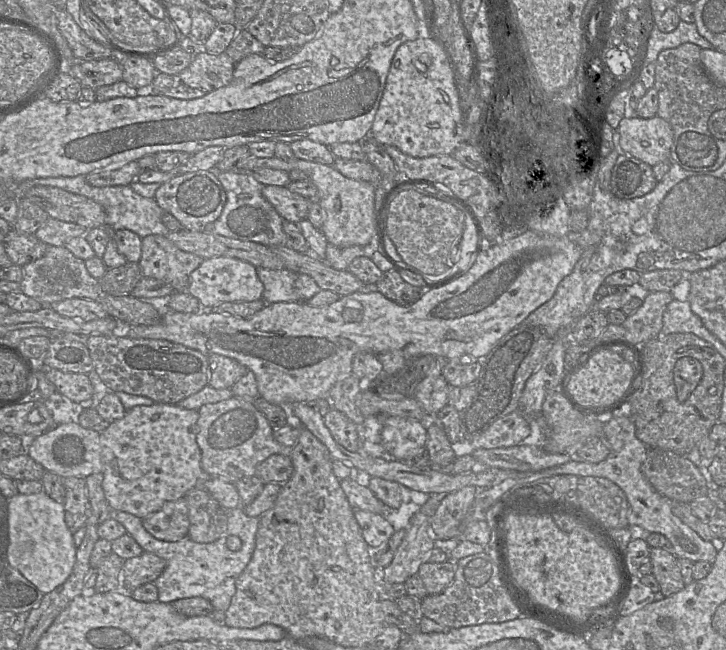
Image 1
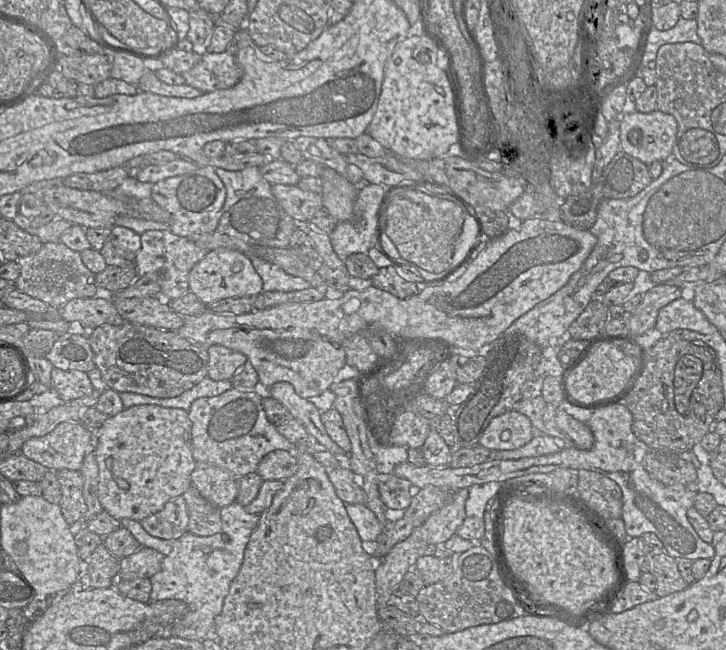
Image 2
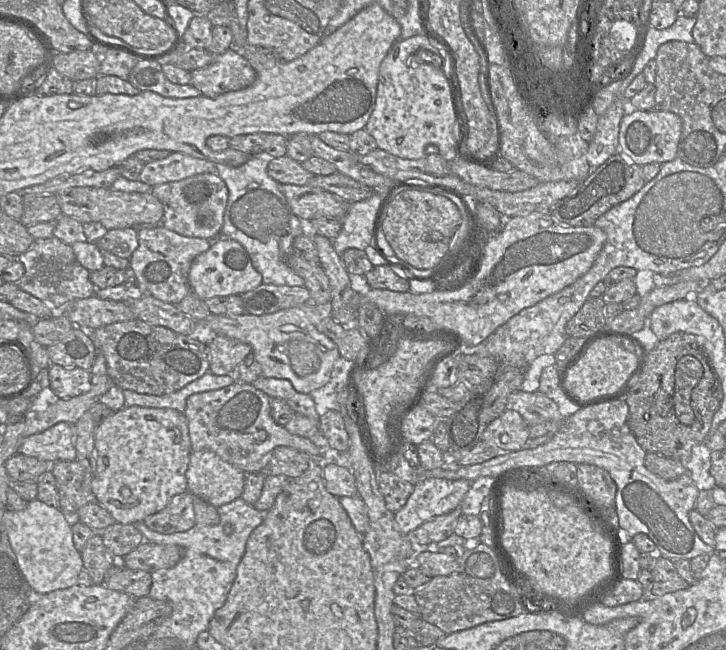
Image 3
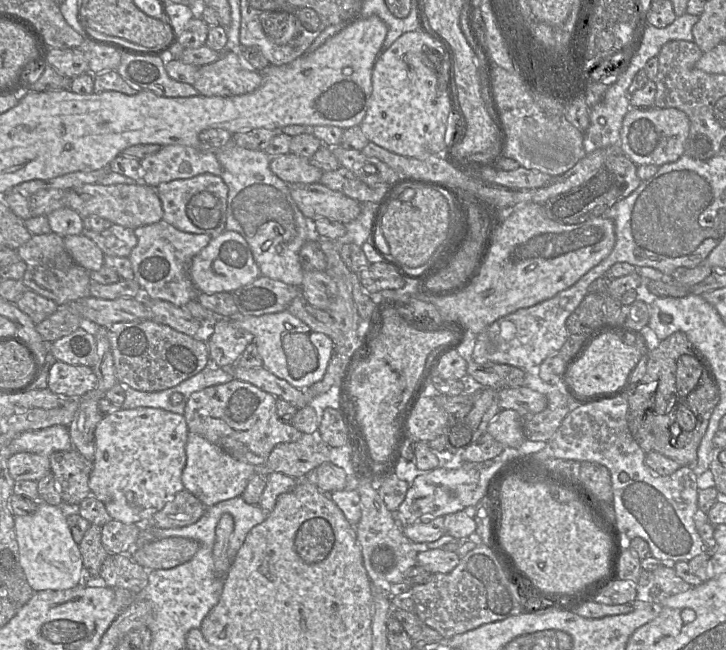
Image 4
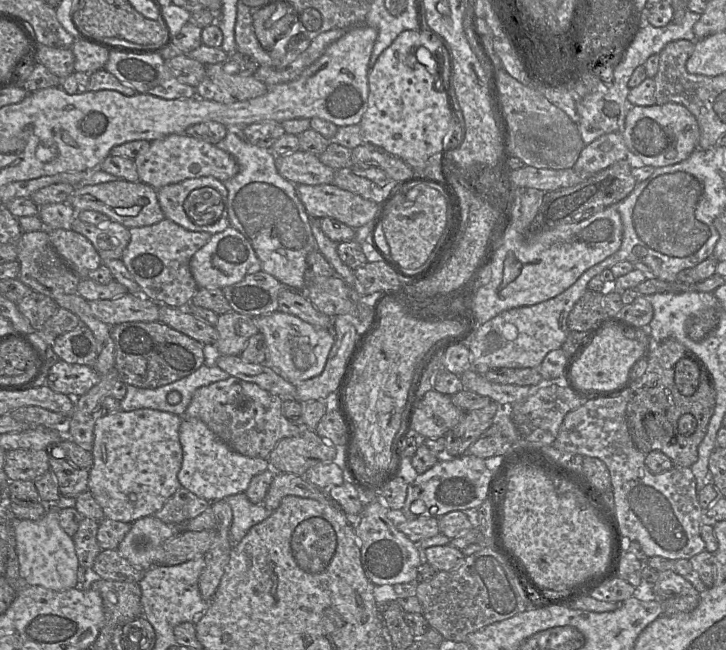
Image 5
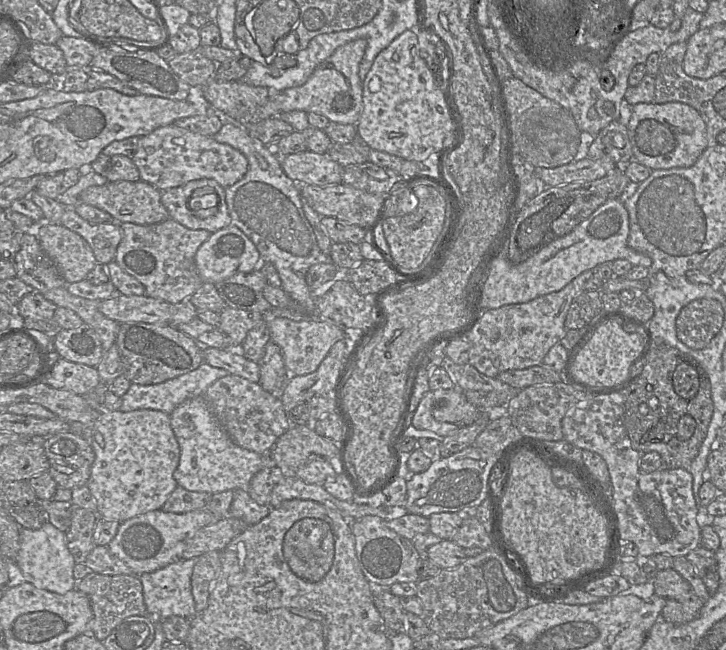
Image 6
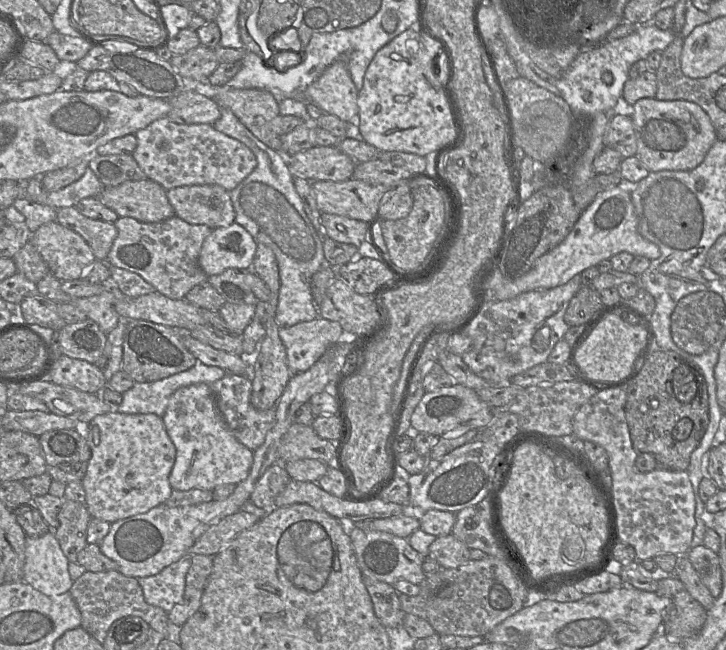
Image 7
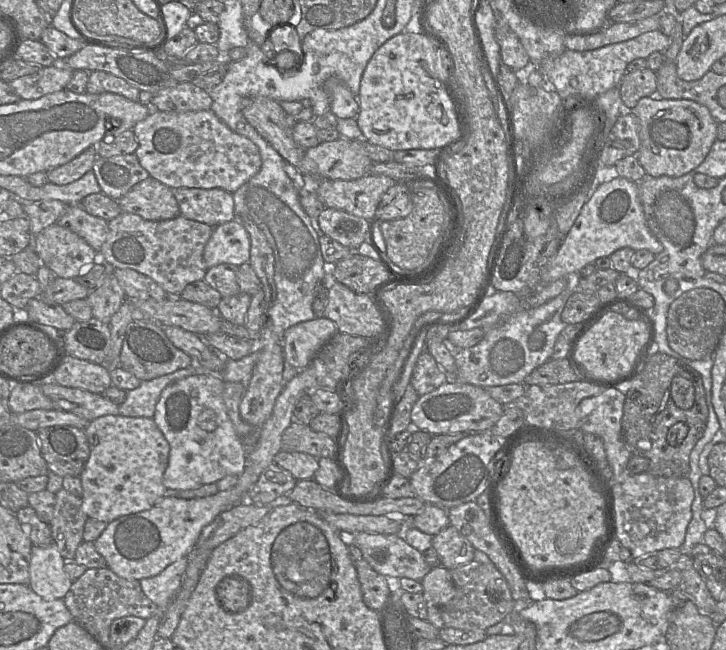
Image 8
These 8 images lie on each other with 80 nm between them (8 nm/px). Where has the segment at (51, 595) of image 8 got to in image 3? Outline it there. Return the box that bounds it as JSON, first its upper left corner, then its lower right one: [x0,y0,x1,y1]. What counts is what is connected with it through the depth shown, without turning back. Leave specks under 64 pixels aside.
[3,499,84,595]

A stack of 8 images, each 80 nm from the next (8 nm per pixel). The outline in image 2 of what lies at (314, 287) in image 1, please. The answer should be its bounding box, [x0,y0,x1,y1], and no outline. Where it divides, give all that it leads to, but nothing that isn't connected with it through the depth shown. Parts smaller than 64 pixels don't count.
[249,256,310,291]

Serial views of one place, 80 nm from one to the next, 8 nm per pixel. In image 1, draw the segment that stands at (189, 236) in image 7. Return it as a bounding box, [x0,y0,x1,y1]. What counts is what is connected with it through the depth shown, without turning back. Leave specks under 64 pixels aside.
[138,235,204,292]

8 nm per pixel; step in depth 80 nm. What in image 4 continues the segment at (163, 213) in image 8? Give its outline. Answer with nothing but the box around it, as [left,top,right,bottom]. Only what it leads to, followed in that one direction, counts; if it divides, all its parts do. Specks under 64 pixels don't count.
[66,184,163,230]

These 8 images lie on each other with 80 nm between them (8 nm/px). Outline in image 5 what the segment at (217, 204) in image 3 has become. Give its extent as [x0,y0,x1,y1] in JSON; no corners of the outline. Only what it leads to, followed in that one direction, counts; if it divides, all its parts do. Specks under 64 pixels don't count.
[157,176,230,235]

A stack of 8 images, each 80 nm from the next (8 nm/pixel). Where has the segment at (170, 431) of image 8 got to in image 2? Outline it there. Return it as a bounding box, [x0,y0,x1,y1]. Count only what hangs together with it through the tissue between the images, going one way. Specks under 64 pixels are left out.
[191,463,237,508]

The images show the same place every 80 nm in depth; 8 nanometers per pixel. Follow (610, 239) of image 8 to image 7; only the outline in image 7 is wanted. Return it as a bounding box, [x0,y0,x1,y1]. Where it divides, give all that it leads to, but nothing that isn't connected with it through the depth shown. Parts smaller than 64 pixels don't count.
[484,179,660,302]

